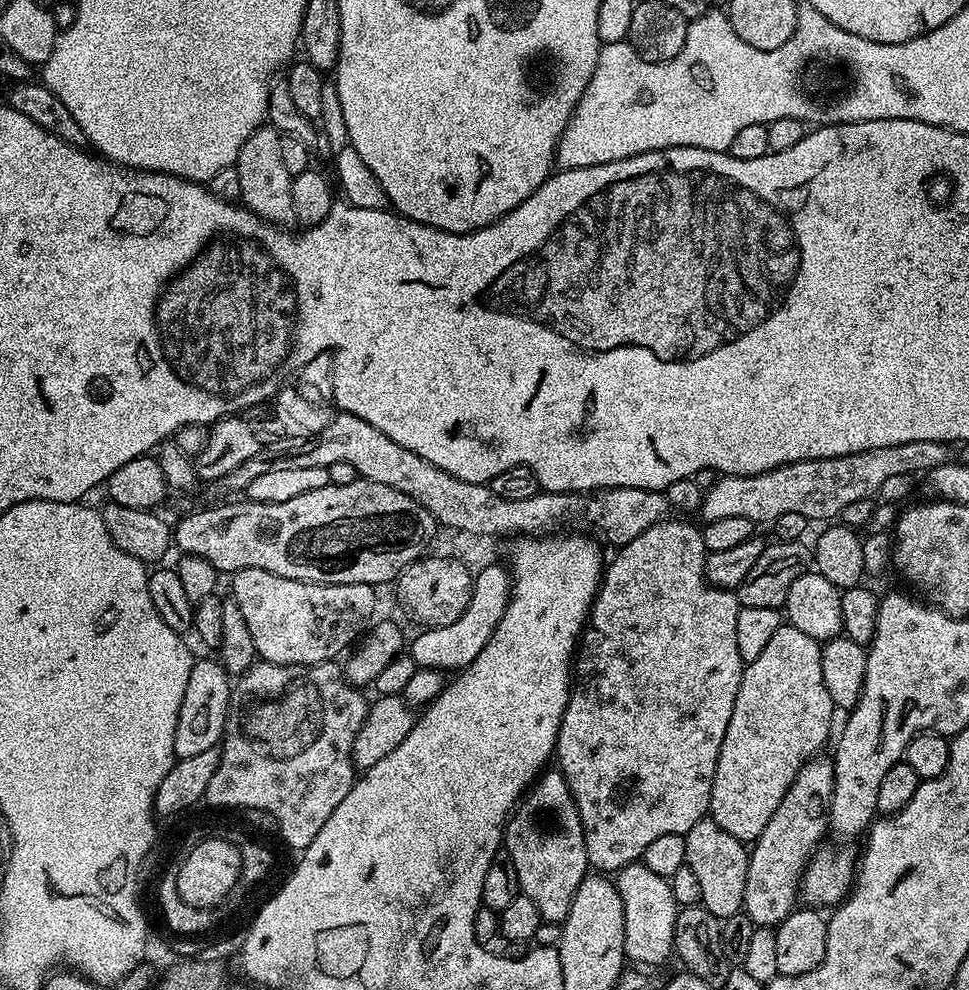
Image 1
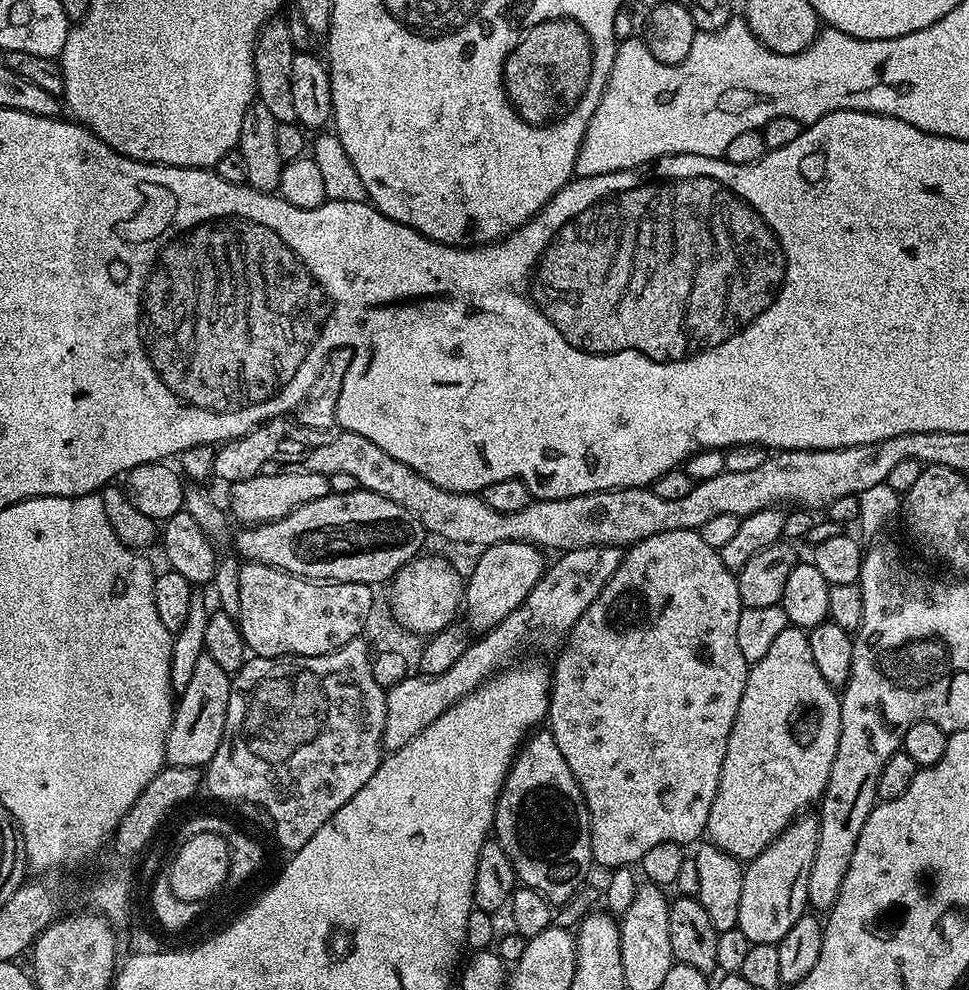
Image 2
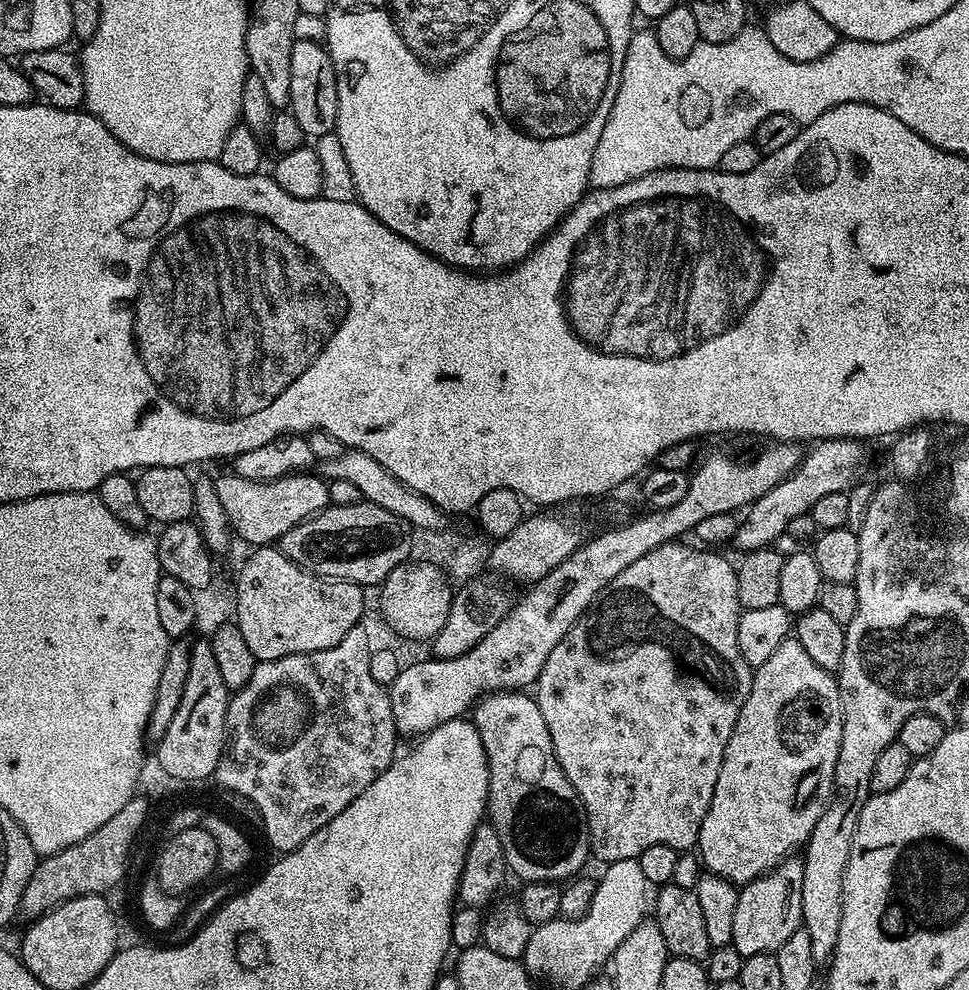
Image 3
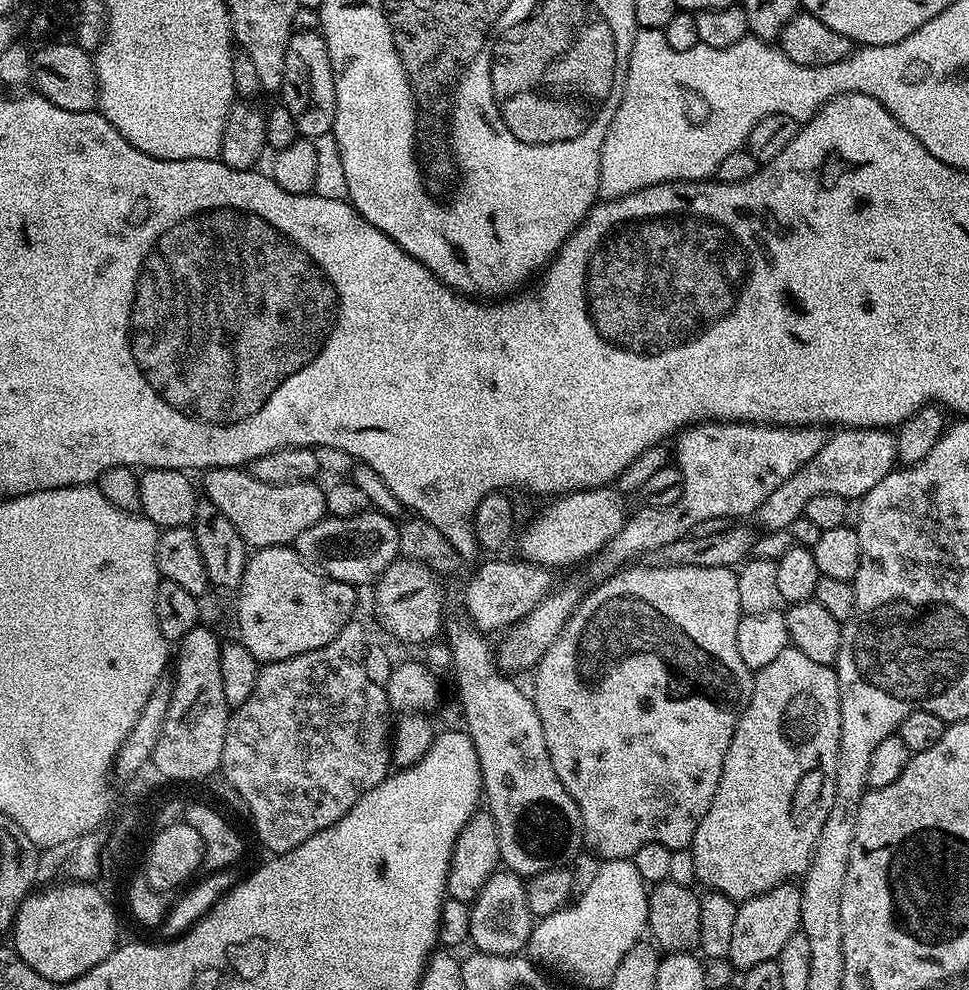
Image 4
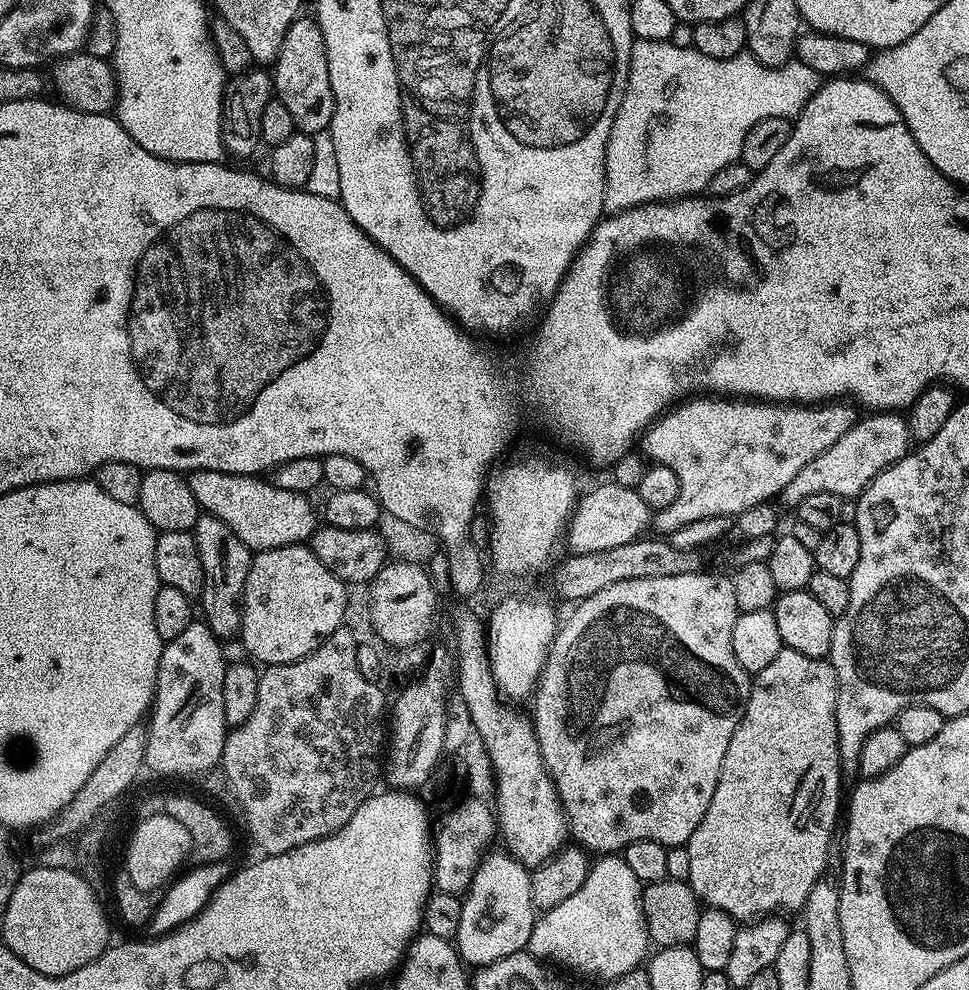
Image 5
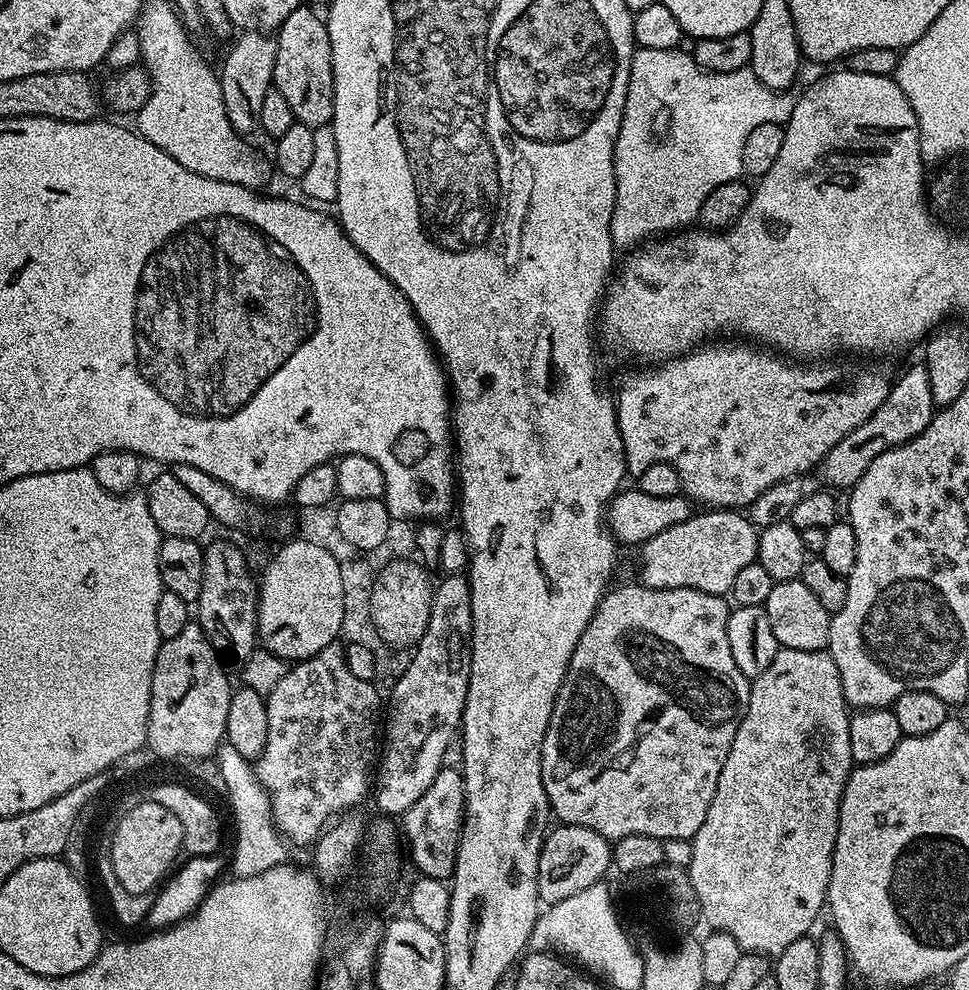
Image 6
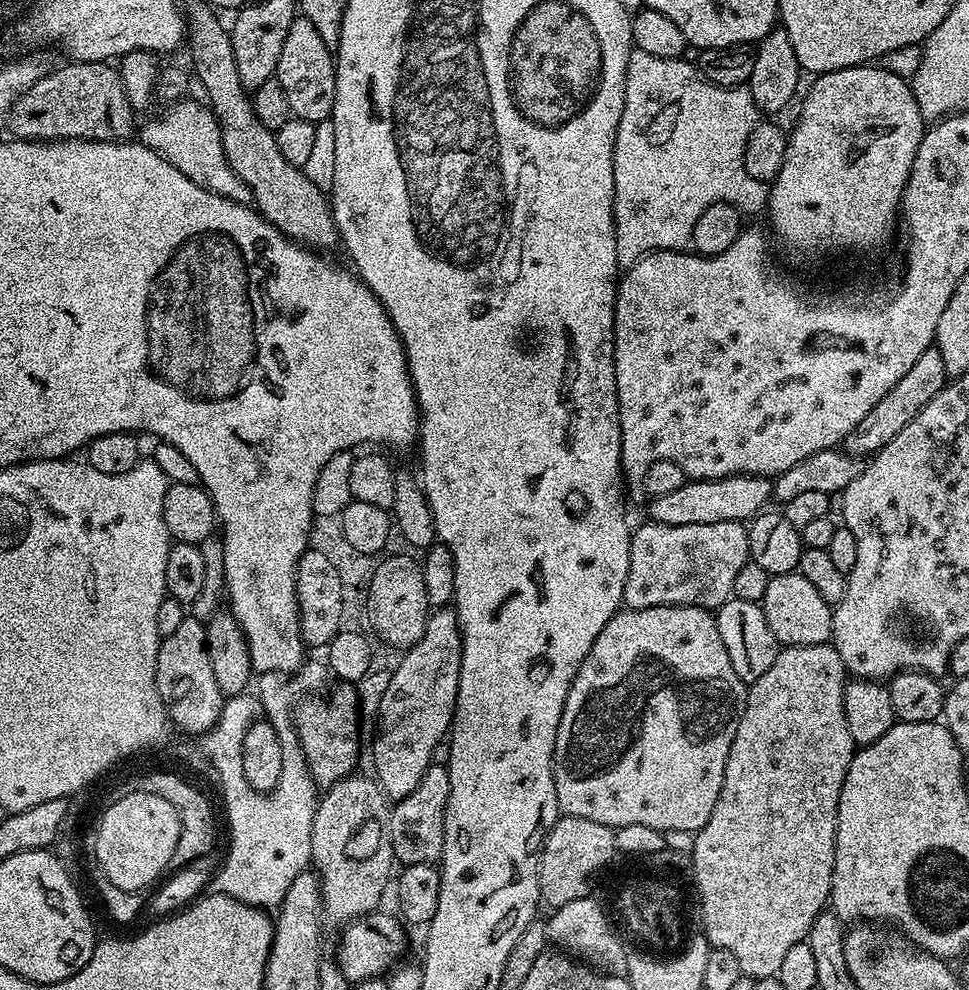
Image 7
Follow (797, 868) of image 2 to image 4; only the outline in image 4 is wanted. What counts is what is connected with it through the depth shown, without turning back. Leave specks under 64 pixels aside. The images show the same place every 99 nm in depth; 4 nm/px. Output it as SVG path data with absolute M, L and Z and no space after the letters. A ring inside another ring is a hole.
M785 882L743 901L736 909L734 931L730 937L727 959L732 967L743 970L758 966L758 962L774 960L795 932L800 931L800 889L795 883Z

